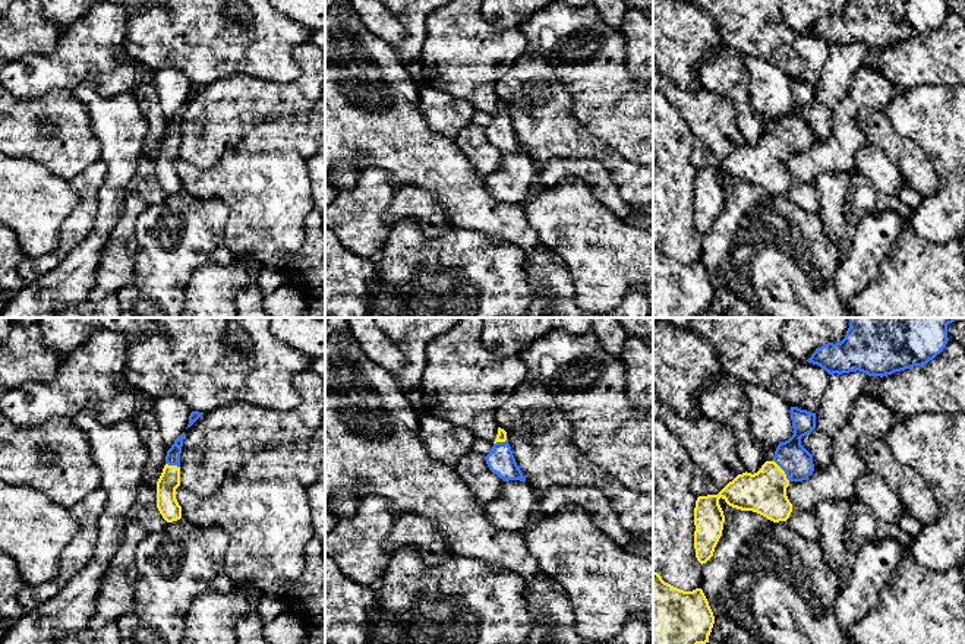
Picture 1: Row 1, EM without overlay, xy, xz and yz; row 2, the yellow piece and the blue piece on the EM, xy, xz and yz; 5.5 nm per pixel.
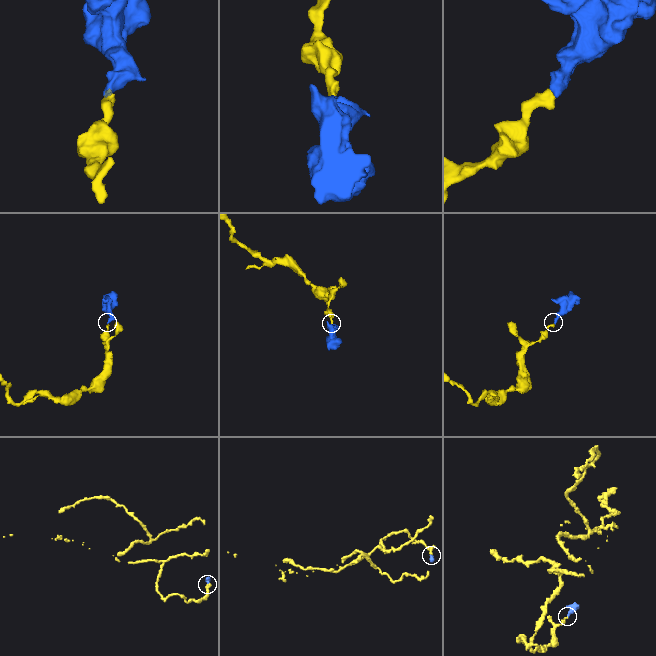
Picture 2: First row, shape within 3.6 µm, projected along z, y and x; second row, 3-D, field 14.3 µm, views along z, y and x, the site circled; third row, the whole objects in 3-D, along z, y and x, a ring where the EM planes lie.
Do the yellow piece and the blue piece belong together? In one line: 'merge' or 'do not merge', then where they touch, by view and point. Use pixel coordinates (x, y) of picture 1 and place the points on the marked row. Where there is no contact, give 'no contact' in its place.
merge | yz (782, 470)

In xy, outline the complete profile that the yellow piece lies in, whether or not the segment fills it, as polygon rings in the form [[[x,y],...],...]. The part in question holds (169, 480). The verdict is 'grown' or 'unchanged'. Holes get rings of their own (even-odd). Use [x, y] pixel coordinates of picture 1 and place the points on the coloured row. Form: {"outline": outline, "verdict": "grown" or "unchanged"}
{"outline": [[[185,432],[174,441],[165,455],[165,465],[157,482],[157,508],[167,523],[182,518],[182,506],[176,499],[176,489],[180,486],[180,454]]], "verdict": "grown"}

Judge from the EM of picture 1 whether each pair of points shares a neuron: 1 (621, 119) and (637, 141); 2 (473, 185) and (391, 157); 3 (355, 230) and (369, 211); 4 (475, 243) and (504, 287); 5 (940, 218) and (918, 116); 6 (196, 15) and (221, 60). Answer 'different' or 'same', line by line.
1: same
2: same
3: same
4: same
5: same
6: same

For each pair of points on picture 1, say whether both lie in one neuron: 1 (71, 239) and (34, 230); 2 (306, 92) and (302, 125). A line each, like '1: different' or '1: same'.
1: different
2: different

